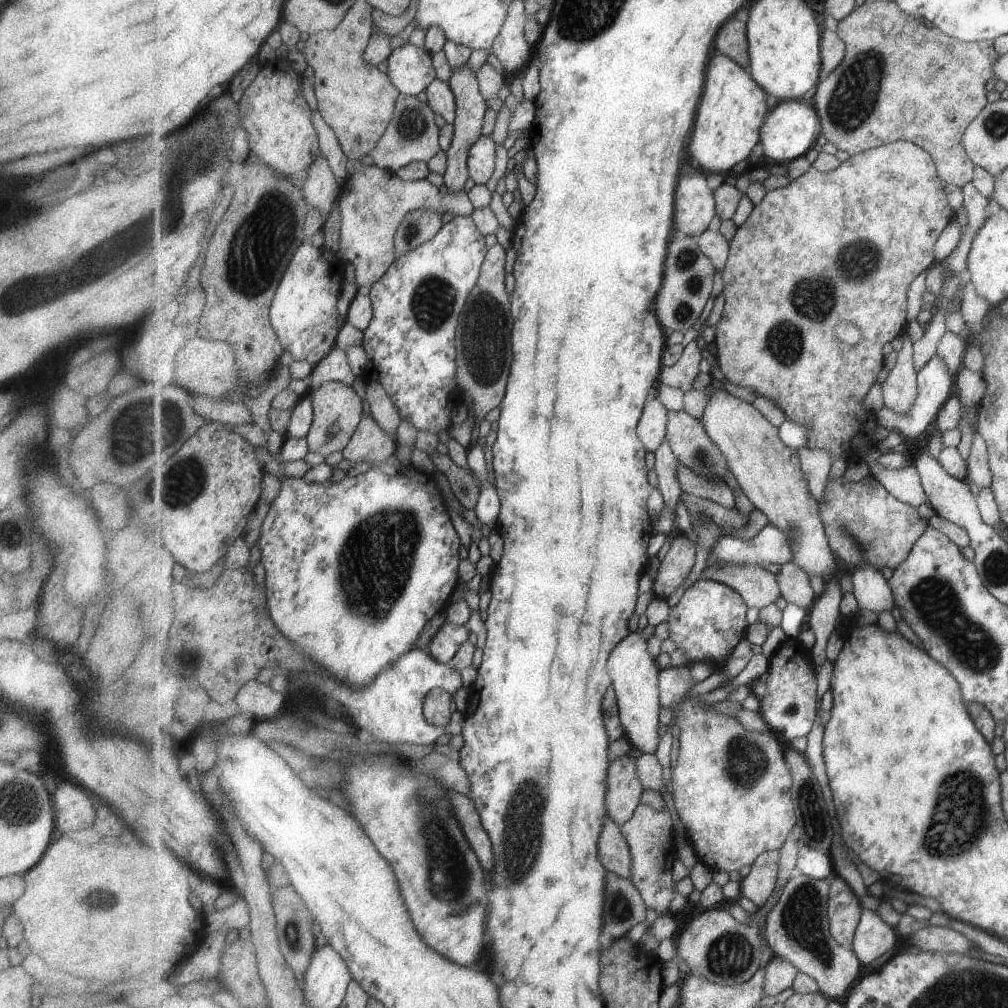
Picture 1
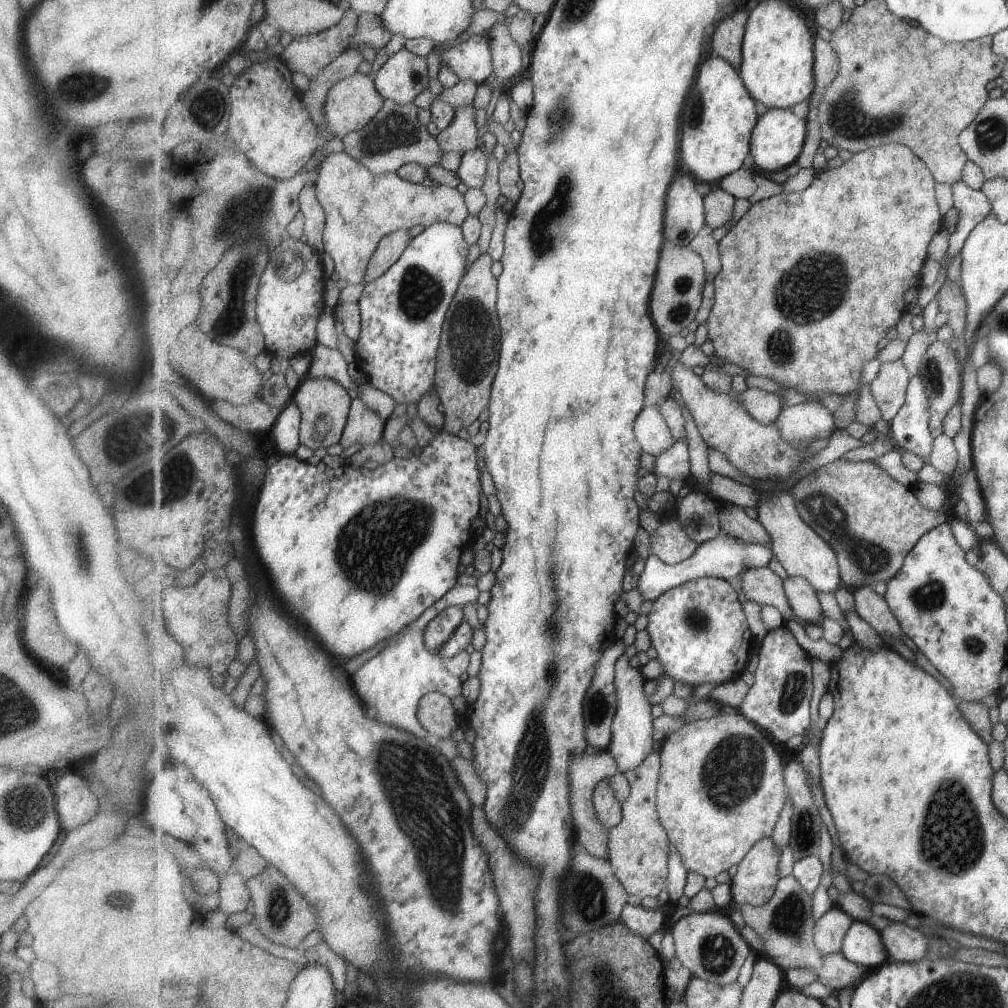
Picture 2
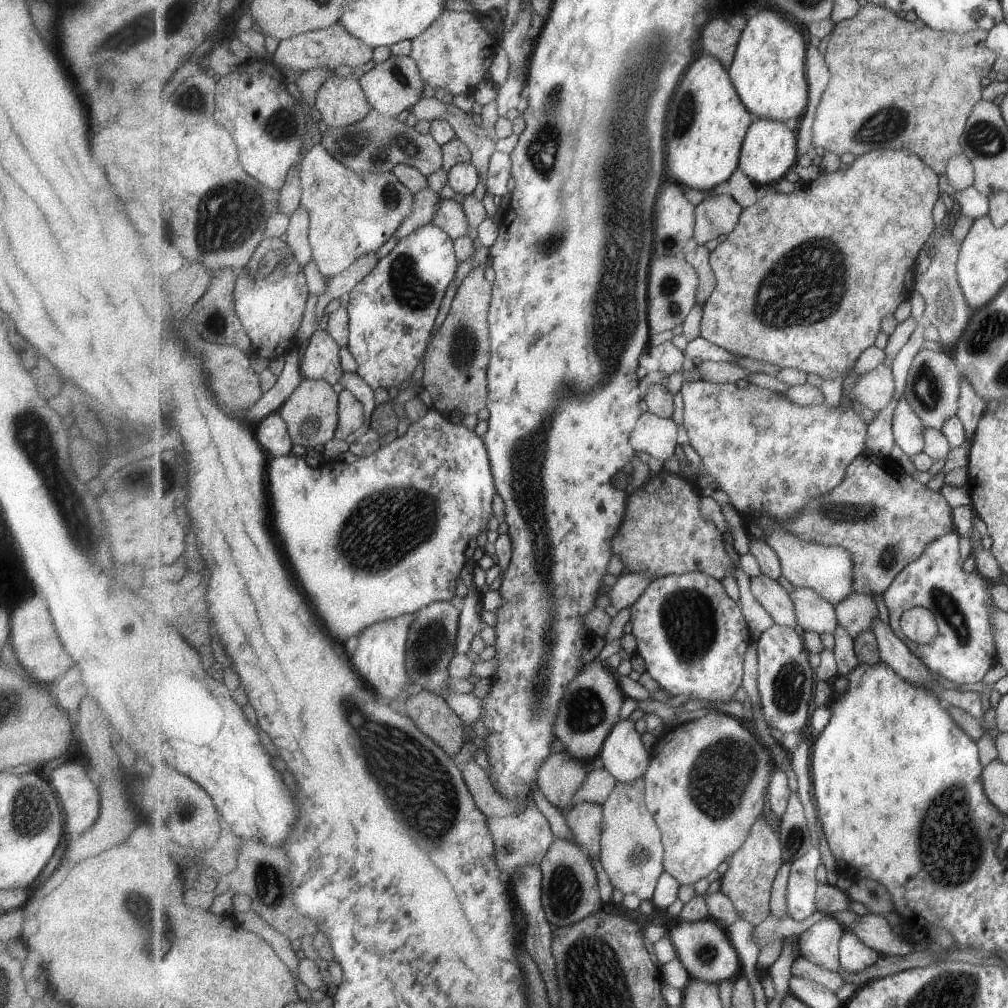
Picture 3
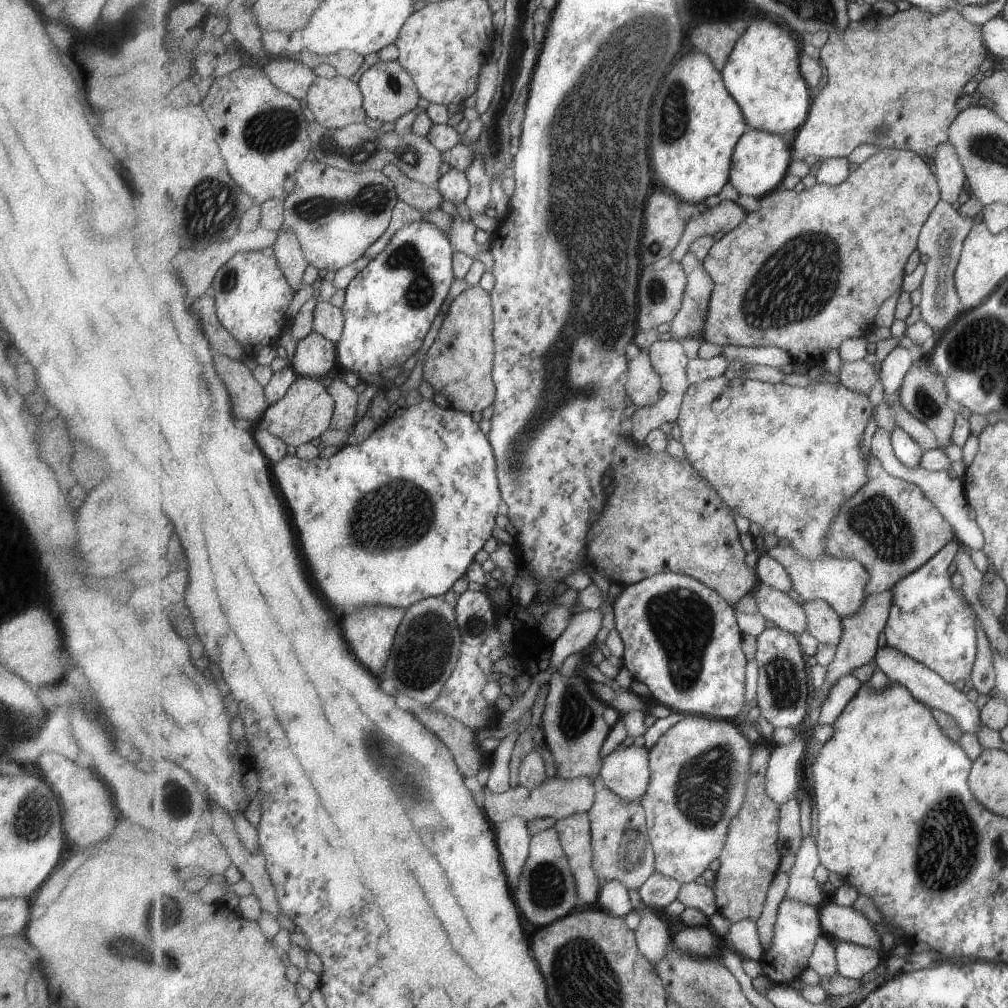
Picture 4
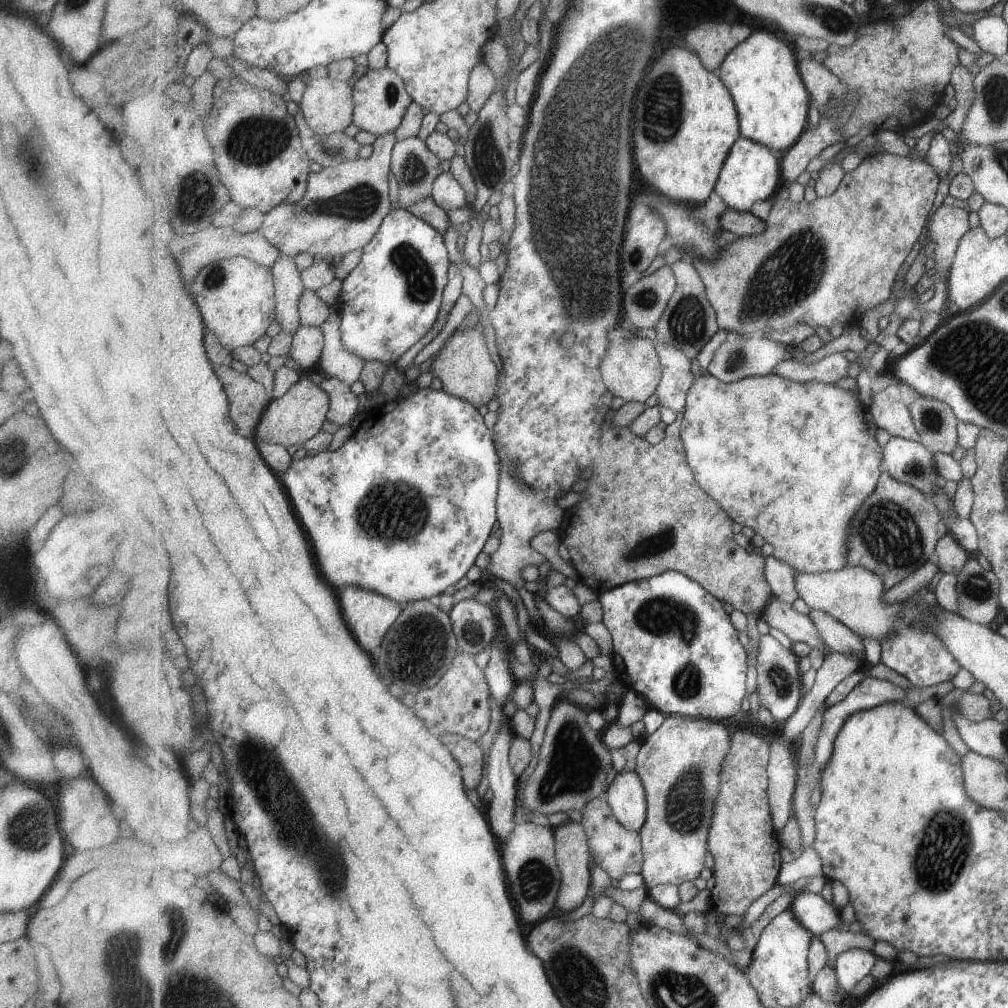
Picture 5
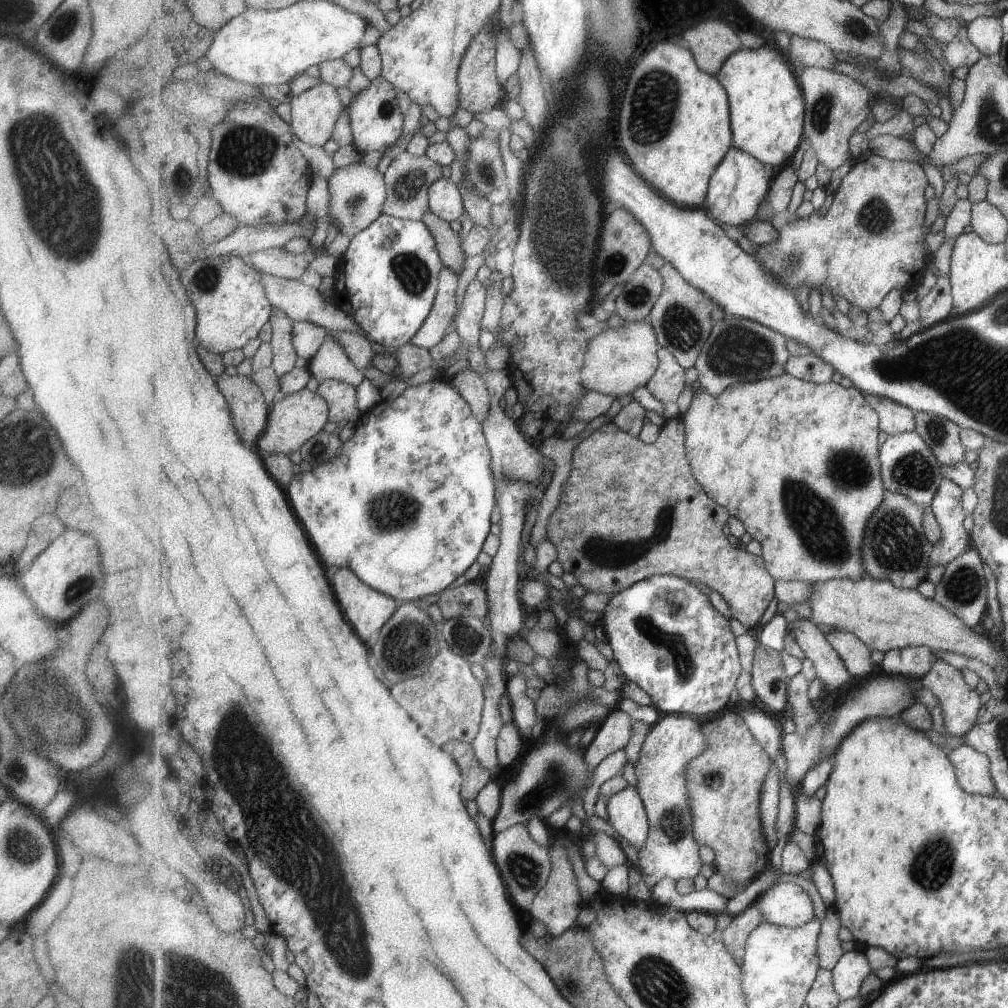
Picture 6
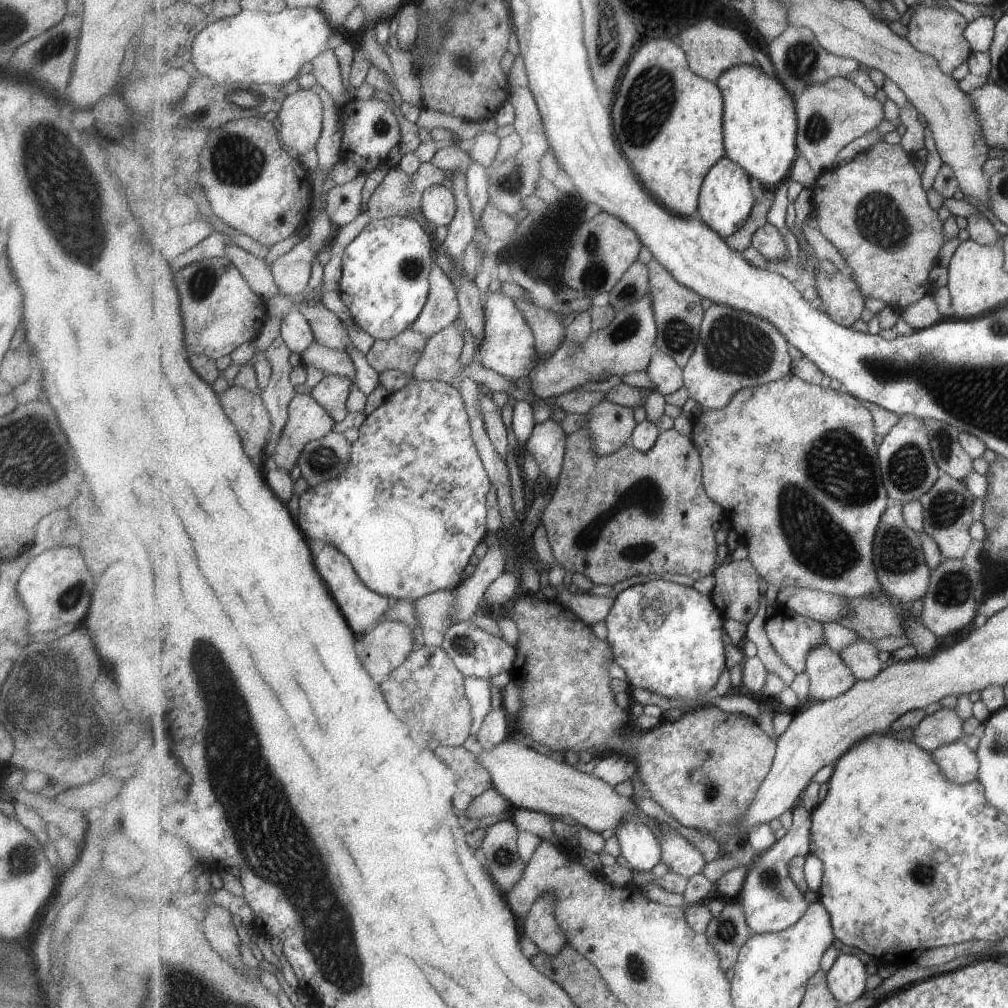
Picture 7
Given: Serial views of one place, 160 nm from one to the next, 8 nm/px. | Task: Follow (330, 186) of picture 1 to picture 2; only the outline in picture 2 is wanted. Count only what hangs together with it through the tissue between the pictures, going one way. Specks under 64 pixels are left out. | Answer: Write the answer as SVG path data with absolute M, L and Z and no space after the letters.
M310 181L300 195L300 206L306 217L305 237L307 243L319 254L325 252L324 233L326 230L326 211L317 197L316 182Z

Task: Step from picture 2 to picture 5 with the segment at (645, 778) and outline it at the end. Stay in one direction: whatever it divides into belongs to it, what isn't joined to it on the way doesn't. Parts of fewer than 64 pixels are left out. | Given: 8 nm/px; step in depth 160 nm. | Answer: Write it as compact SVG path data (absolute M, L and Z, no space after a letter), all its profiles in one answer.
M606 796L590 800L583 810L585 830L588 832L590 851L596 865L607 870L607 874L616 882L627 874L640 874L644 868L644 849L640 832L629 832L613 814Z

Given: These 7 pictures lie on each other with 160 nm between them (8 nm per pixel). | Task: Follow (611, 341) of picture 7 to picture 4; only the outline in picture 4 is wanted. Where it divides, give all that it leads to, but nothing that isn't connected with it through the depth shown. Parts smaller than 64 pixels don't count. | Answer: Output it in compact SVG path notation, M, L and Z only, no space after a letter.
M649 350L630 360L627 392L638 407L657 404L665 391L661 375L653 366Z

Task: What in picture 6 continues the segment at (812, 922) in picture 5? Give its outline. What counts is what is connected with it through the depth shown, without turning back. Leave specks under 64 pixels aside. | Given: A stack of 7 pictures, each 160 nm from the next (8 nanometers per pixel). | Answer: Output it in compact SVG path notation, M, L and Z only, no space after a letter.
M775 882L754 902L763 912L763 920L785 927L801 927L815 918L811 894L794 883Z

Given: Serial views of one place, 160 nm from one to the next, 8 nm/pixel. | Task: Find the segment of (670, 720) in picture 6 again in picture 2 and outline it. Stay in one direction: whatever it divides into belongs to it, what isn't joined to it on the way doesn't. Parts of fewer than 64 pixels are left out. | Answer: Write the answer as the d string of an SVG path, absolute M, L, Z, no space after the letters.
M740 712L719 714L681 726L663 742L660 754L662 766L657 786L657 812L670 844L675 844L688 873L697 872L706 880L719 876L731 866L739 865L759 840L773 837L777 820L780 820L790 796L785 780L786 766L783 756L765 732Z

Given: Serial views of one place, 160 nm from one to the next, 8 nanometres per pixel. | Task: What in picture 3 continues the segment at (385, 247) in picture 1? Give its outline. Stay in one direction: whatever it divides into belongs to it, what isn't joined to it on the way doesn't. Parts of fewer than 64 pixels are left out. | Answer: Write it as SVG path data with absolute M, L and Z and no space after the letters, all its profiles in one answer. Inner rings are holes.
M317 143L304 158L301 171L303 187L301 205L310 210L310 241L313 261L323 276L336 277L347 270L360 256L375 253L391 236L395 235L403 221L414 210L415 194L393 172L360 173L339 162L326 146ZM440 198L438 211L432 222L439 228L445 229L445 232L448 232L454 240L467 235L467 230L469 230L464 206L454 199Z

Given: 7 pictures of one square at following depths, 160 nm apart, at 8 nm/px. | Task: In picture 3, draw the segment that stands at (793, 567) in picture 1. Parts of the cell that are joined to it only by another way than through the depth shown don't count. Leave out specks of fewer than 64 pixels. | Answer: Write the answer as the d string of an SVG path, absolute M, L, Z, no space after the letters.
M796 587L791 592L800 626L806 631L835 635L839 620L836 606L821 598L814 588Z

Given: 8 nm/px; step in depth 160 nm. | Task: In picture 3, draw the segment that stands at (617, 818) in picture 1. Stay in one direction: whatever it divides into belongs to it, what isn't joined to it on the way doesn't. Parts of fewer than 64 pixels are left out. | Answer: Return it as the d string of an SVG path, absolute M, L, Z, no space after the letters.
M581 801L567 814L567 824L578 844L590 858L599 858L604 830L604 806L589 801Z

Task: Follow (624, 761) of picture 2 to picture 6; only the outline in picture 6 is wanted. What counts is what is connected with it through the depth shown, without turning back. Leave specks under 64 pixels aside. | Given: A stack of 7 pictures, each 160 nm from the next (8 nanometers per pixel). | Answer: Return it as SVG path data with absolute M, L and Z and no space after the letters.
M629 786L607 799L608 821L619 836L641 852L649 842L652 825L637 786Z

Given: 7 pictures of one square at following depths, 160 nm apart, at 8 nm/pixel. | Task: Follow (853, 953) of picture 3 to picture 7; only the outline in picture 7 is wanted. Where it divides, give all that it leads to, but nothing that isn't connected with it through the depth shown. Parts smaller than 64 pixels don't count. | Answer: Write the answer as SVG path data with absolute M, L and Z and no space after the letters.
M840 954L827 972L827 986L843 1005L851 1004L866 994L867 966L855 954Z

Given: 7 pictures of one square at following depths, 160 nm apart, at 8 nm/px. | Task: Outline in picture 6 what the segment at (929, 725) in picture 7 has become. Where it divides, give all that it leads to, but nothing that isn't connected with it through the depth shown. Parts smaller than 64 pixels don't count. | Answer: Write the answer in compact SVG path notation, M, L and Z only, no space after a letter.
M940 658L933 664L929 675L923 676L920 682L941 700L946 732L964 737L975 725L977 710L981 707L977 692L961 684L957 668Z

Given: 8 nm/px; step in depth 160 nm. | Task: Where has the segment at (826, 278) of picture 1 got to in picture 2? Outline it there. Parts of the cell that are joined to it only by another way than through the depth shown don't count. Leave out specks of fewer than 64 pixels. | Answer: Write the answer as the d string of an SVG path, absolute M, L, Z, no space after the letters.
M889 144L855 154L849 162L845 161L841 168L816 172L812 183L802 192L783 192L753 203L738 224L735 224L735 228L719 242L722 270L714 281L715 306L707 322L708 339L715 346L716 356L747 370L750 375L775 379L786 384L788 388L797 388L805 394L811 394L812 402L820 403L829 393L842 395L857 390L863 364L878 357L879 342L887 336L891 328L900 324L907 312L909 306L906 304L905 294L911 288L919 288L921 270L925 260L928 259L929 244L944 226L944 215L937 202L937 184L932 170L919 156L915 156L911 148L903 144Z

